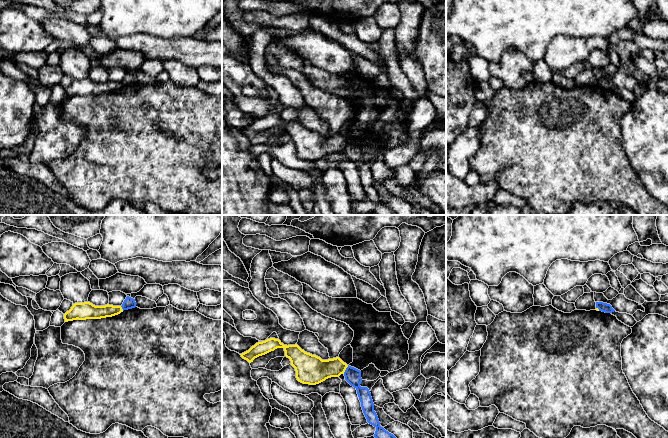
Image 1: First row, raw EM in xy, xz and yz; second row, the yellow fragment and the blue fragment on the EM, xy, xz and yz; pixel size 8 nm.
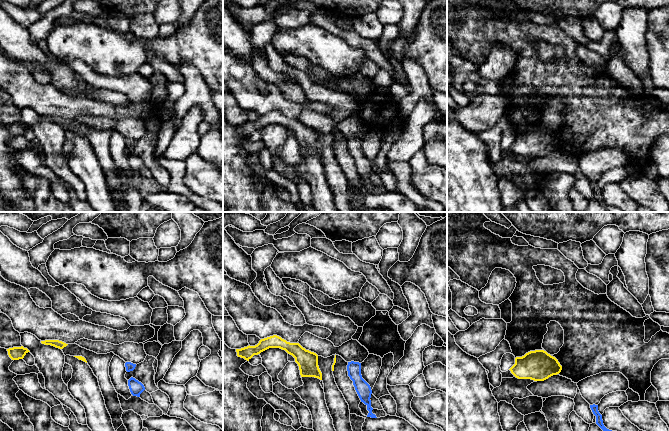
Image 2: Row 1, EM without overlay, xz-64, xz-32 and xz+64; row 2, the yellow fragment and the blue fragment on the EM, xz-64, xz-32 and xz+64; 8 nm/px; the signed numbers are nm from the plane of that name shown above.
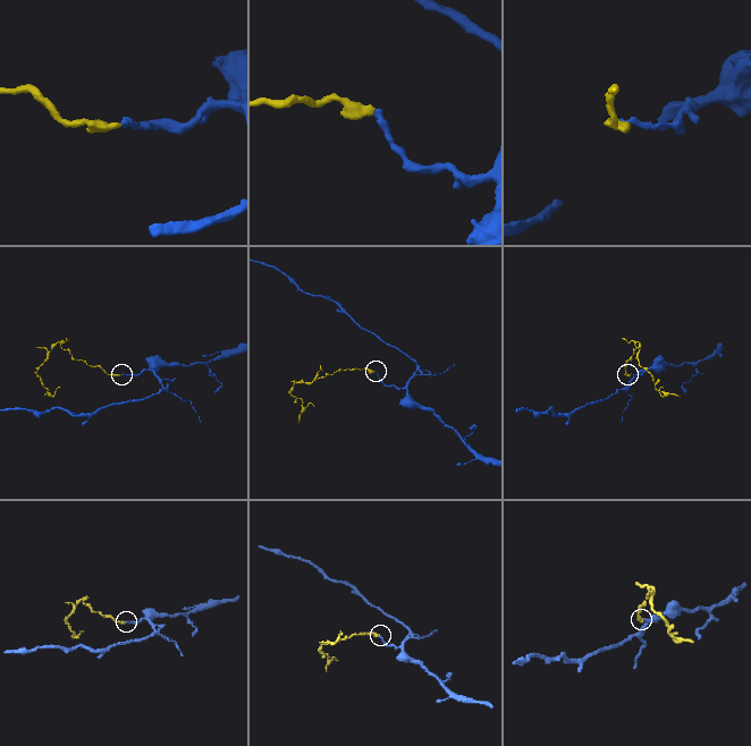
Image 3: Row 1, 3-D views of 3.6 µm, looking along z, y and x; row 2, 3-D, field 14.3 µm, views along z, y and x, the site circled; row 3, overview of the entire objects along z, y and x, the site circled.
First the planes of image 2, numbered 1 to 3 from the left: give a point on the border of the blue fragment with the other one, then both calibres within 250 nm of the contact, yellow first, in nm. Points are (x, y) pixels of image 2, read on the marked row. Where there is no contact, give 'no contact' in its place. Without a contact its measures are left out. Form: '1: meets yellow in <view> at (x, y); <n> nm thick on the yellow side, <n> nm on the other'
1: no contact
2: no contact
3: no contact

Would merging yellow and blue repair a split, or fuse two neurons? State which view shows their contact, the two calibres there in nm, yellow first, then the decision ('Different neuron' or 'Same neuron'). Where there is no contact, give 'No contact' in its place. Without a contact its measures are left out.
Touches yellow in xz. Thickness 220 nm (yellow) against 130 nm. Different neuron

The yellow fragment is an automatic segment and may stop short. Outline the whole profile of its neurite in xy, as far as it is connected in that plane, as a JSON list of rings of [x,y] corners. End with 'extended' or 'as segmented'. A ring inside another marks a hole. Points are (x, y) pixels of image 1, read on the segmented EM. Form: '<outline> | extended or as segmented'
[[[90,302],[75,303],[69,311],[64,314],[65,322],[73,320],[101,319],[112,317],[123,312],[121,306],[105,305],[95,306]]] | as segmented

